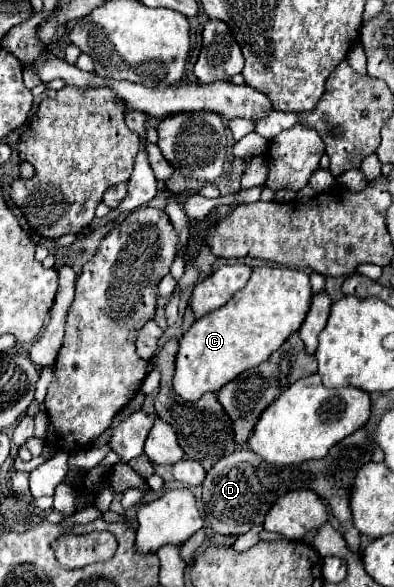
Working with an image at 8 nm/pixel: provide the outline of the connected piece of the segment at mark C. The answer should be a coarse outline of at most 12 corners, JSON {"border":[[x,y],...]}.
{"border":[[256,267],[180,337],[174,391],[218,393],[298,331],[304,271]]}

